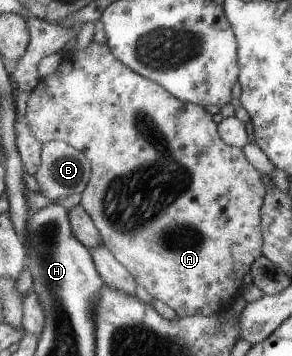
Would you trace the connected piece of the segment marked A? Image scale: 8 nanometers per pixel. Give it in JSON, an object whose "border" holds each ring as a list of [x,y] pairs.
{"border":[[[92,41],[90,43],[90,47],[86,47],[84,51],[78,51],[78,53],[72,53],[70,58],[62,59],[62,65],[60,65],[60,69],[56,71],[56,73],[52,73],[52,75],[48,75],[48,77],[44,77],[41,79],[40,83],[36,85],[36,87],[31,91],[28,95],[27,107],[25,116],[28,120],[28,125],[30,125],[30,129],[32,129],[32,133],[36,135],[36,137],[43,143],[48,143],[54,140],[60,140],[64,143],[70,144],[72,147],[79,149],[80,151],[84,151],[86,157],[90,159],[93,163],[93,174],[90,179],[89,186],[86,187],[84,193],[81,195],[80,204],[84,206],[84,209],[88,211],[88,213],[94,219],[94,223],[96,223],[96,227],[100,229],[100,235],[102,235],[102,241],[104,241],[105,246],[114,253],[116,259],[128,269],[128,271],[136,278],[136,281],[140,286],[143,286],[147,292],[155,299],[160,299],[172,307],[172,309],[176,310],[176,313],[179,317],[190,317],[192,315],[212,315],[212,313],[224,312],[225,309],[229,307],[229,305],[233,302],[233,297],[236,297],[239,293],[242,292],[242,281],[244,281],[244,277],[246,277],[246,273],[251,273],[251,269],[253,263],[257,261],[257,259],[263,255],[263,247],[264,247],[264,237],[262,233],[262,207],[264,207],[264,202],[266,199],[266,194],[268,190],[269,183],[264,179],[264,176],[248,161],[248,157],[244,153],[243,148],[239,148],[236,146],[231,146],[226,143],[225,139],[222,139],[219,130],[219,123],[216,123],[214,119],[212,119],[212,115],[204,109],[202,105],[196,105],[195,103],[187,103],[185,104],[181,99],[178,99],[175,95],[172,95],[165,87],[162,87],[160,83],[156,83],[143,75],[140,75],[137,71],[134,71],[131,67],[128,67],[125,63],[122,63],[119,59],[116,59],[112,49],[106,43],[96,43],[96,41]]]}

